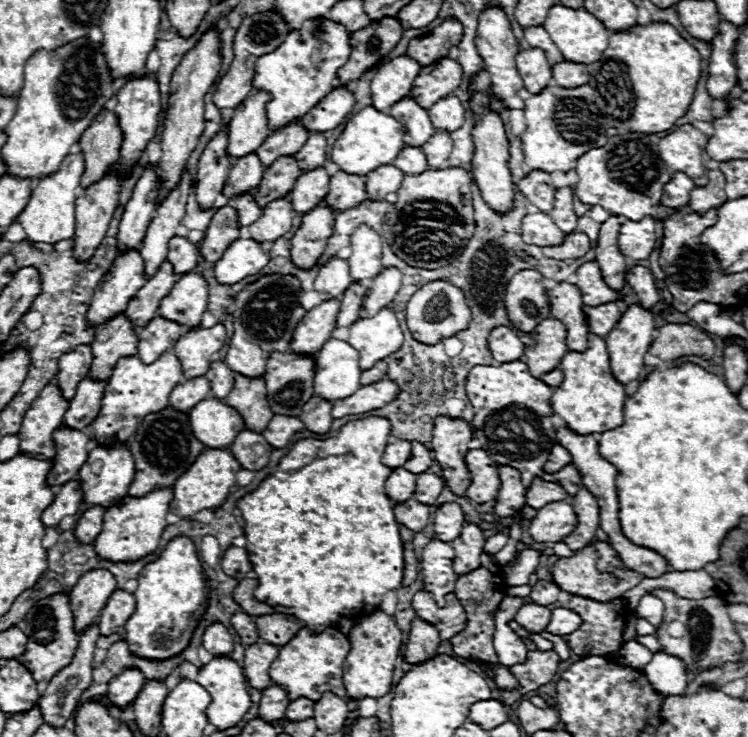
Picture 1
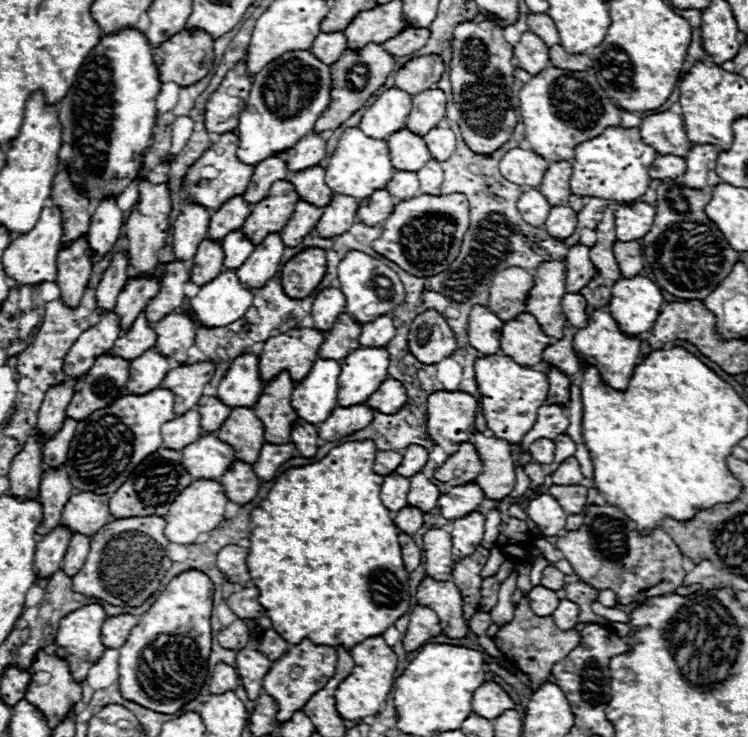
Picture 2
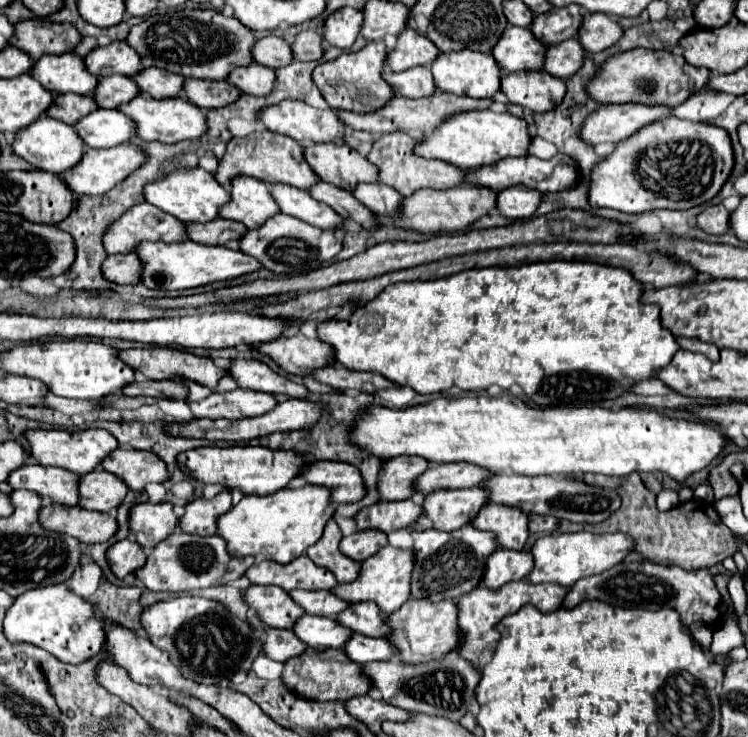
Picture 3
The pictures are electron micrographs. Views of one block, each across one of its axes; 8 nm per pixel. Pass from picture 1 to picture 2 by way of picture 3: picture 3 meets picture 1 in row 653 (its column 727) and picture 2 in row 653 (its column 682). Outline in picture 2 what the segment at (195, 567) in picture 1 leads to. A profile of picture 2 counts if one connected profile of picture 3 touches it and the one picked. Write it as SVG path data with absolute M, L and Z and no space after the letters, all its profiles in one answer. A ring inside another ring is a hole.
M186 570L174 576L166 584L164 592L160 592L154 604L150 606L150 610L140 616L126 644L122 644L120 648L118 686L122 688L122 696L162 714L176 714L186 702L196 698L208 676L208 656L210 656L210 640L212 640L212 630L210 630L212 588L214 588L212 580L200 570Z

